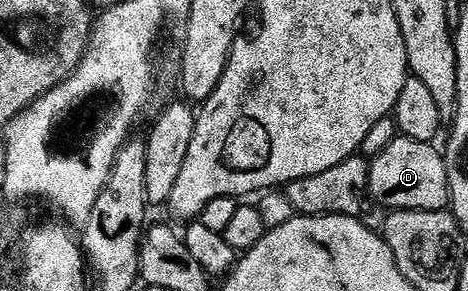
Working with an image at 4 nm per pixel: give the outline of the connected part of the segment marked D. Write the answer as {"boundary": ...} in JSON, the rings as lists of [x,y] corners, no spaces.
{"boundary":[[[394,136],[394,139],[375,158],[369,159],[370,175],[367,182],[370,185],[371,198],[390,212],[395,210],[446,210],[450,205],[448,172],[443,151],[439,147],[437,150],[436,147],[437,145],[429,142]]]}

